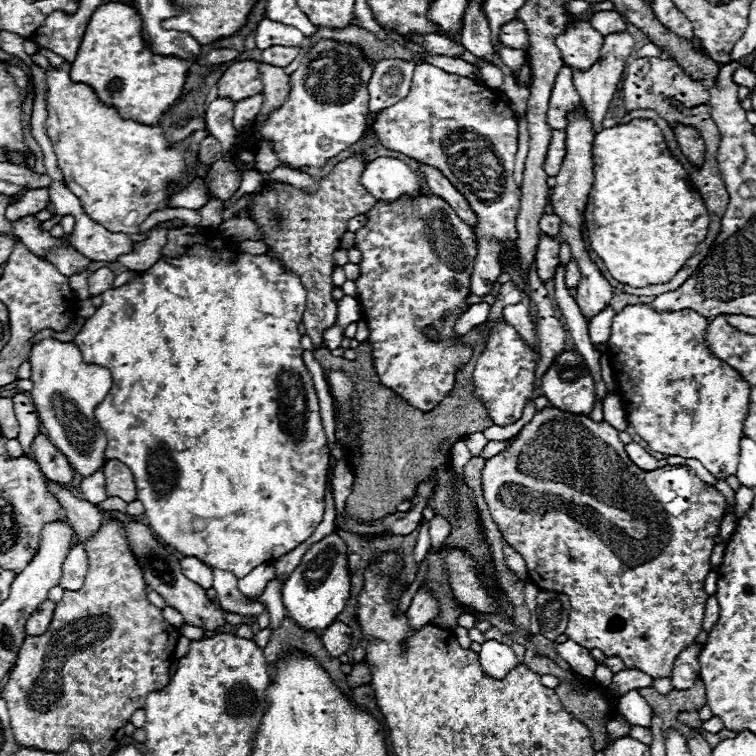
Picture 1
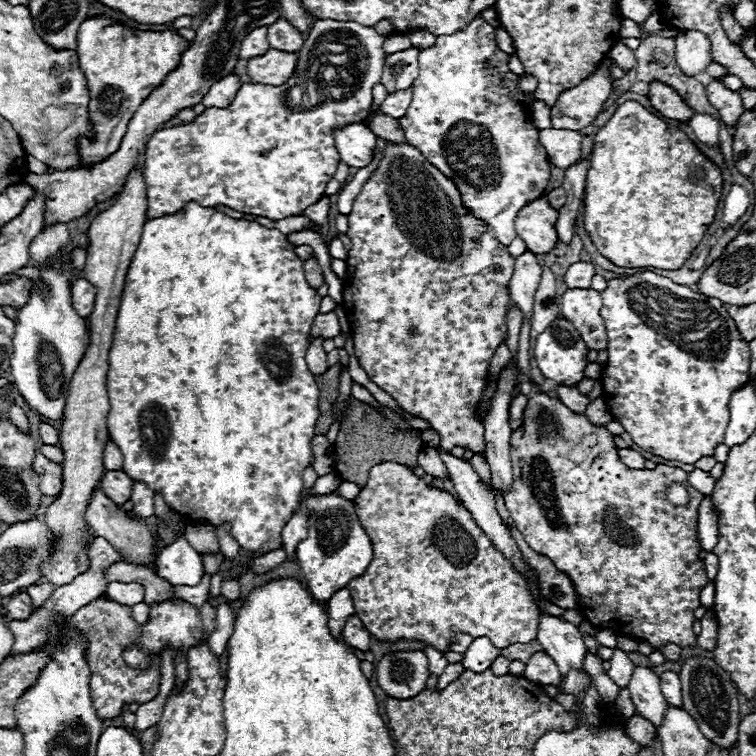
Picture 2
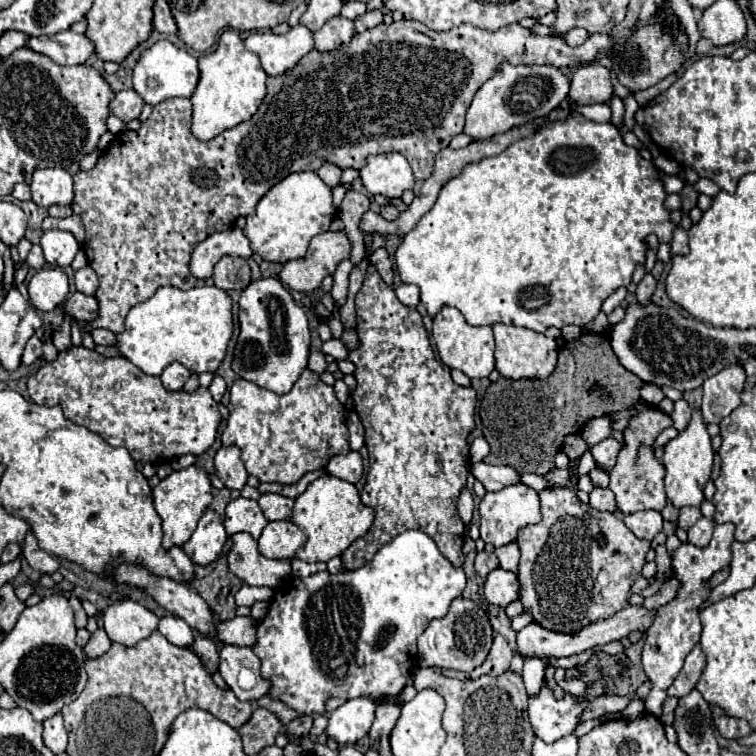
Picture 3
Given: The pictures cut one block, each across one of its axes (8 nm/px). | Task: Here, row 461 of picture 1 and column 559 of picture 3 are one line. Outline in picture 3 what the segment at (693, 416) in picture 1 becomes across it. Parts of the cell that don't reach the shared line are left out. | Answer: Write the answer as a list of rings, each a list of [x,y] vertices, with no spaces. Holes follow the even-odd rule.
[[[602,678],[602,680],[596,680],[594,684],[588,684],[586,692],[584,692],[584,700],[576,700],[572,694],[564,694],[562,698],[556,698],[552,688],[548,686],[548,682],[544,680],[542,688],[538,694],[530,696],[528,698],[528,716],[530,716],[530,724],[534,728],[534,734],[544,740],[544,742],[554,742],[554,740],[560,740],[562,736],[566,734],[572,734],[580,722],[582,722],[582,712],[598,698],[598,696],[606,696],[606,688],[608,688],[608,682]]]

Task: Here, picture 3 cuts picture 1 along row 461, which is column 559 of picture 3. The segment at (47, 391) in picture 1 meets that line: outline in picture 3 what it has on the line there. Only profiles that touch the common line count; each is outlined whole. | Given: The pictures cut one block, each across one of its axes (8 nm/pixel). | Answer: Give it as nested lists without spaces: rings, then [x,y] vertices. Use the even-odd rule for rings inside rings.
[[[504,62],[498,72],[482,84],[482,88],[474,94],[474,100],[466,114],[464,132],[476,140],[490,138],[500,132],[508,132],[516,126],[532,122],[536,118],[546,118],[552,110],[556,110],[568,96],[570,80],[562,74],[560,68],[550,64],[510,64]]]

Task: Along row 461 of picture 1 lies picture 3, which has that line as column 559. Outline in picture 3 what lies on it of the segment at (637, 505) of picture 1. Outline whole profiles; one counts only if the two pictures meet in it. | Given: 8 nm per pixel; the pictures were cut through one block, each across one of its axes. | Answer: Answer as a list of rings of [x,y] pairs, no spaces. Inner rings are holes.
[[[552,486],[540,492],[540,506],[542,520],[518,532],[518,546],[522,554],[518,578],[522,582],[520,600],[524,604],[524,612],[530,612],[534,616],[534,622],[544,628],[556,632],[576,632],[590,622],[610,618],[618,610],[626,608],[630,586],[642,572],[650,542],[636,538],[614,512],[598,512],[592,510],[588,504],[582,504],[576,492],[568,488]]]

